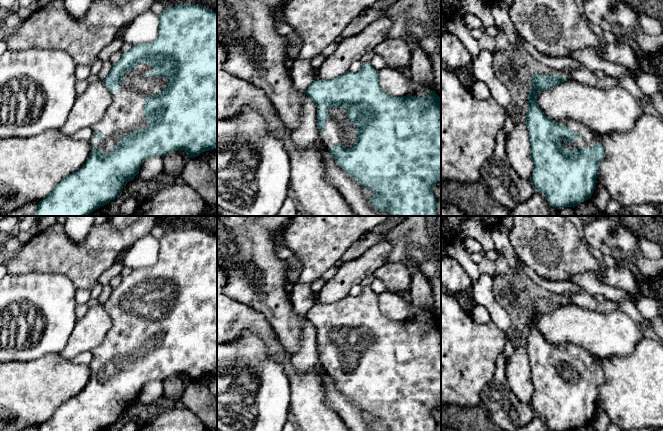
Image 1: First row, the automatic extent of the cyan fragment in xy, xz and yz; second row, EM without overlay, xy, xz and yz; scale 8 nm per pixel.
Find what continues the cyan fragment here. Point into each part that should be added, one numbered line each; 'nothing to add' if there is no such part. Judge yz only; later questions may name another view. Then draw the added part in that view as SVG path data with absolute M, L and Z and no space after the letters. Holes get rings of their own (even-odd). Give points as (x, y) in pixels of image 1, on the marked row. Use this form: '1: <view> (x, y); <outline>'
1: yz (589, 138); M572 119L557 120L559 124L570 128L575 134L580 134L583 137L581 139L574 139L571 144L568 143L564 137L562 139L562 145L567 150L580 150L582 148L592 148L594 143L600 143L599 135L594 133L591 129L585 126L583 123L577 122Z

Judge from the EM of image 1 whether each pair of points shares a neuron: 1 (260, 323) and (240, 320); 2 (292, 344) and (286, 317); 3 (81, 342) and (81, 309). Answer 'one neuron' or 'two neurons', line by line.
1: one neuron
2: one neuron
3: two neurons

